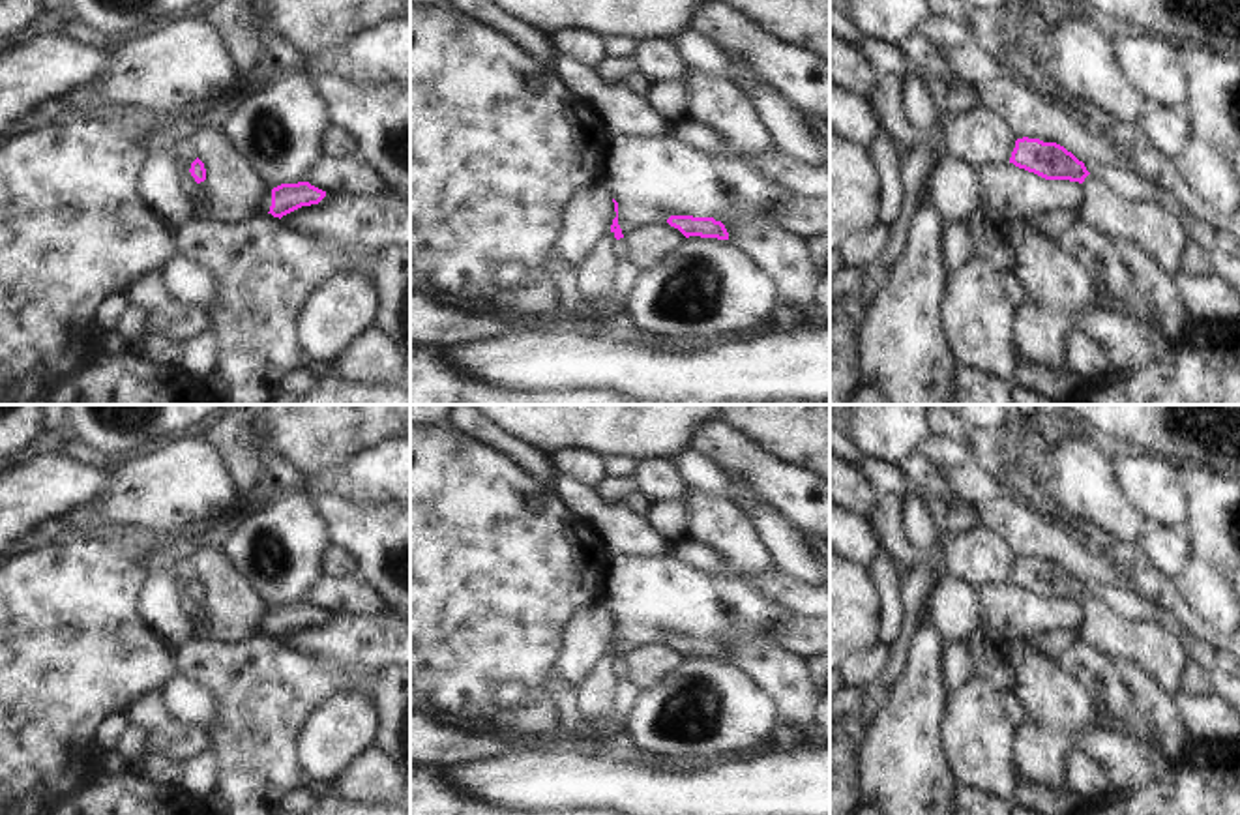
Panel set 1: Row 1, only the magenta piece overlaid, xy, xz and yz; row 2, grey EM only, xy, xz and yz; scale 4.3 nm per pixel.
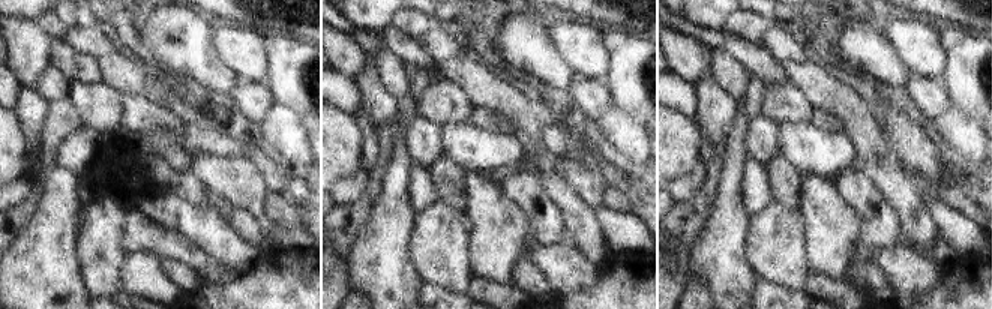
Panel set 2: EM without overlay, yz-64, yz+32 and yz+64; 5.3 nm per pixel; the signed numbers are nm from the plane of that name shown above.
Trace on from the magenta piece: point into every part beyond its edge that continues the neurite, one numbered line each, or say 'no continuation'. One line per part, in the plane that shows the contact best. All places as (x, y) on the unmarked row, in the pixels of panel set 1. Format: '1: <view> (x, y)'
1: yz (1151, 649)

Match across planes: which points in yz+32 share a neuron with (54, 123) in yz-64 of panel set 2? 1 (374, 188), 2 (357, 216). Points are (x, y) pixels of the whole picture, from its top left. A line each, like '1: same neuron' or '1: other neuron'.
1: same neuron
2: same neuron

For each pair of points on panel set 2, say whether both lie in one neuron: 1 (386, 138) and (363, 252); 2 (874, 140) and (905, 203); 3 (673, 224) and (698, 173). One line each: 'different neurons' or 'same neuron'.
1: different neurons
2: same neuron
3: different neurons

